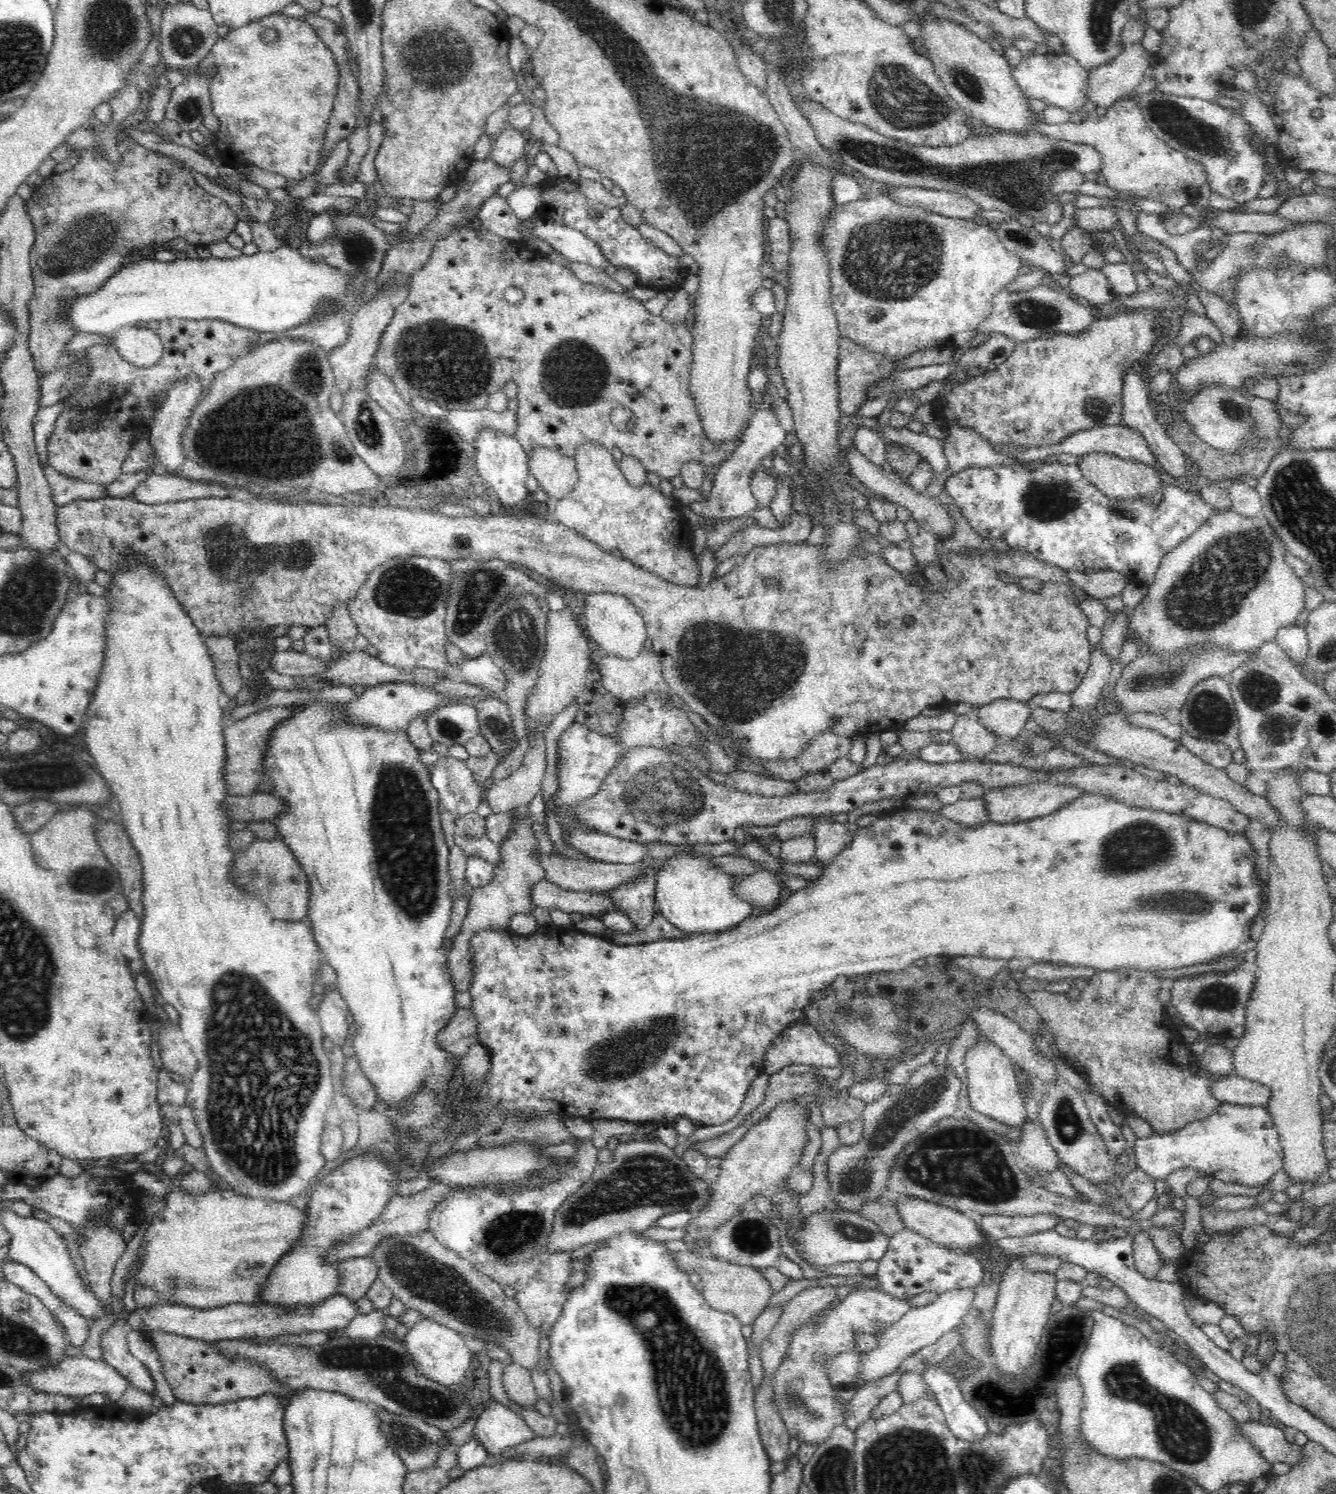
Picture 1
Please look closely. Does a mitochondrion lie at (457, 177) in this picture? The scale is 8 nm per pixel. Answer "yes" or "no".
no

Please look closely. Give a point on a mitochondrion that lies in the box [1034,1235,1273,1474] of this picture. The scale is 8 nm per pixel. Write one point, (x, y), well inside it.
(1181, 1432)

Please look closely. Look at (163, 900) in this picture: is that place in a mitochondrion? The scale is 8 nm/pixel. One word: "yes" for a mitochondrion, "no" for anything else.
no

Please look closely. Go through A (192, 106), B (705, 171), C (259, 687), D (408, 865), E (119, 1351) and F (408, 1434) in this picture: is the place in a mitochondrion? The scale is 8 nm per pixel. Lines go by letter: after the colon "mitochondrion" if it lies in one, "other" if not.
A: mitochondrion
B: mitochondrion
C: other
D: mitochondrion
E: other
F: mitochondrion

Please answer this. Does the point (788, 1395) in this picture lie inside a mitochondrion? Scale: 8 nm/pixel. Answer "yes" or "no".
yes

